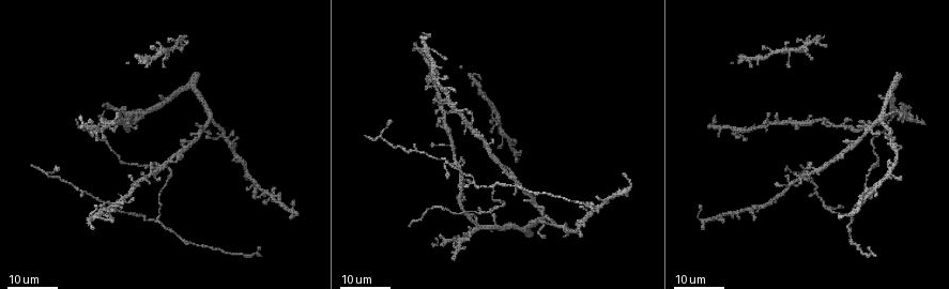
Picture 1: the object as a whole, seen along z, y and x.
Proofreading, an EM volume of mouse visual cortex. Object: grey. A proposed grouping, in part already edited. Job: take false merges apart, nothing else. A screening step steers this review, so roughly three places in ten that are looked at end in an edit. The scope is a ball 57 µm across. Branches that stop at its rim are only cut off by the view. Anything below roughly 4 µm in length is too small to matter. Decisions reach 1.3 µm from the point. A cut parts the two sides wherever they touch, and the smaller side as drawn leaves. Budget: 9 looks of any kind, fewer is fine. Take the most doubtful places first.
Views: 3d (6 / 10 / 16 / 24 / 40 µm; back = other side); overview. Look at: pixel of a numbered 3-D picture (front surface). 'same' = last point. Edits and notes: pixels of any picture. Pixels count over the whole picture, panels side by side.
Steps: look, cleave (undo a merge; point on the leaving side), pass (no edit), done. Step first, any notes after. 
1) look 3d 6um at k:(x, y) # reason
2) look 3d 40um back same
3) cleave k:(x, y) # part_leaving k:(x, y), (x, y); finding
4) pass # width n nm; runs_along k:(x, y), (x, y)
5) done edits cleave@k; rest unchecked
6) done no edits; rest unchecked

look 3d 16um at 1:(850, 221) # branch point

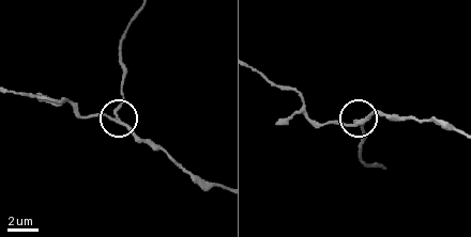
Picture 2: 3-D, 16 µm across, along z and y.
look 3d 6um at 2:(357, 123)

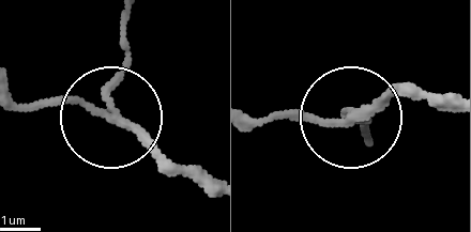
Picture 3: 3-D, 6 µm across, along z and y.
pass # arms 3; runs_along 3:(123, 15), (127, 66), (110, 107), (178, 175); one neuron here

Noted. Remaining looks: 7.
look 3d 16um at 1:(478, 212) # calibre changes

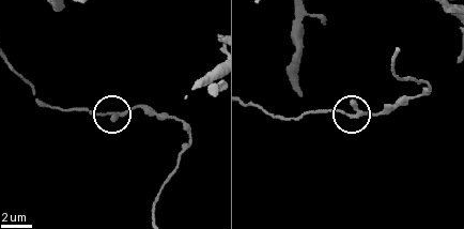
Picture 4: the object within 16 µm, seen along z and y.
look 3d 6um at 4:(354, 117) # zoom in

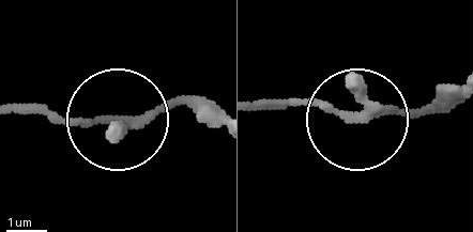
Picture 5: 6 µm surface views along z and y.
pass # width 190 nm; all the same neuron

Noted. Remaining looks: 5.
look 3d 24um at 1:(417, 153)

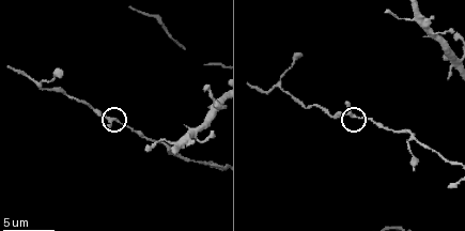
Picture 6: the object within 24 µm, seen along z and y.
look 3d 6um at 6:(353, 113) # closer look

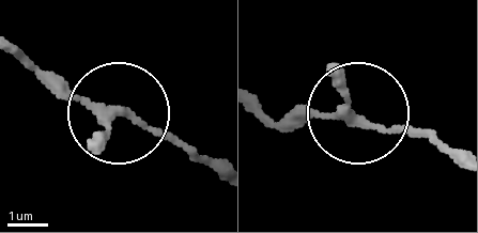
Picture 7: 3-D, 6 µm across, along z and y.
look 3d 6um back at 7:(354, 117)

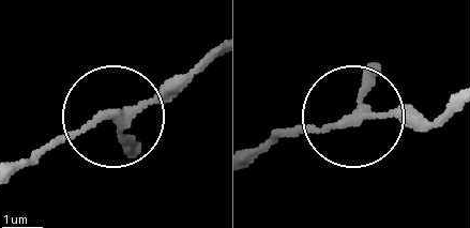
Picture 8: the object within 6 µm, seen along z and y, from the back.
pass # runs_along 8:(254, 153), (357, 112), (445, 123); continuous, no second neuron

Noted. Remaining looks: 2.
look 3d 24um at 1:(736, 212) # two arms in line, one across

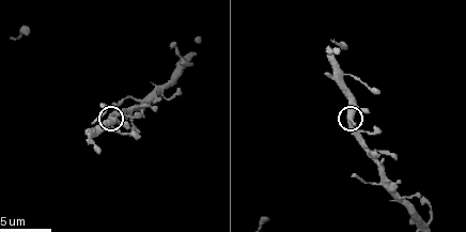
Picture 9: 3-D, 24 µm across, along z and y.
look 3d 10um at 9:(351, 118)

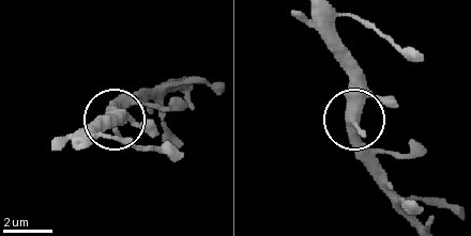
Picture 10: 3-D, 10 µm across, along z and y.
pass # width 420 nm; one neuron here

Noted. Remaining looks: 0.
done no edits; rest unchecked

